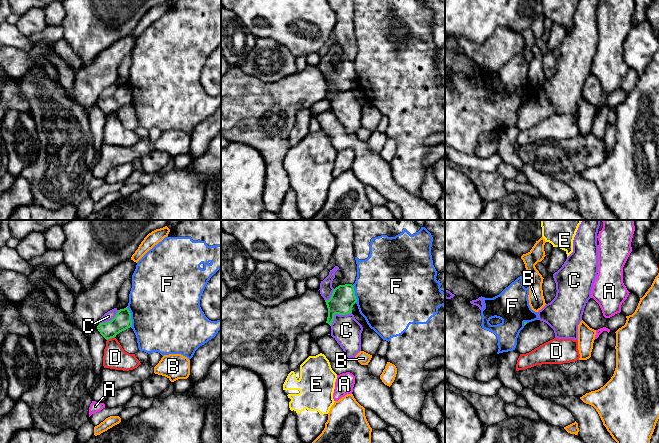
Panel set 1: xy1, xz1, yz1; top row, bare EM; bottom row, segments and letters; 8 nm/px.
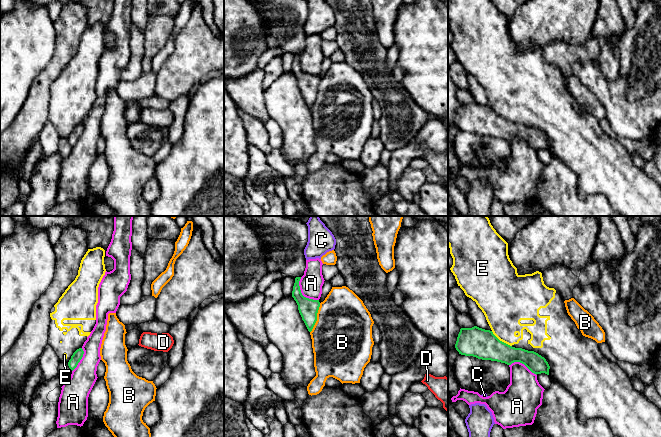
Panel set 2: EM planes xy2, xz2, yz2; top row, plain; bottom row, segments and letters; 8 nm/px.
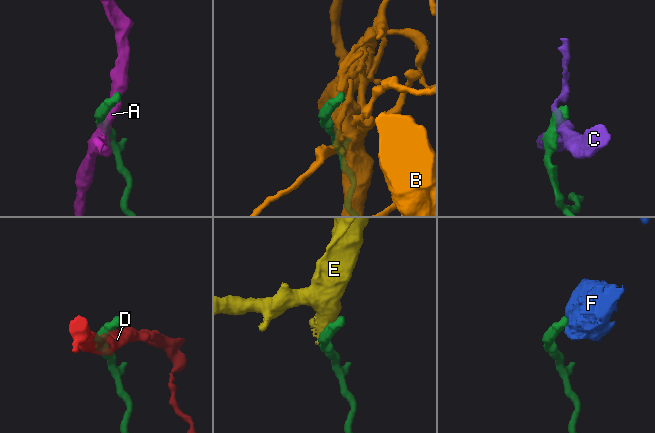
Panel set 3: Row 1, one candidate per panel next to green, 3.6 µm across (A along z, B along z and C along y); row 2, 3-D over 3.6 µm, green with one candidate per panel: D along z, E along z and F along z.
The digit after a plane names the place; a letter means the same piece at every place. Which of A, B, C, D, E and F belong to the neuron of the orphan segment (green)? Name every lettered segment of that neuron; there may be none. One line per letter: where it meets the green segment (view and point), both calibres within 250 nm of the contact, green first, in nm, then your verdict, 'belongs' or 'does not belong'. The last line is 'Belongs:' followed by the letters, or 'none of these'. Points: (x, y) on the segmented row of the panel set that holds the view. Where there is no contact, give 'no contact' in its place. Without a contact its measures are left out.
A: xz2 (301, 294) | 160/180 nm | does not belong
B: xz2 (316, 318) | 160/480 nm | does not belong
C: xz1 (337, 313) | 200/240 nm | does not belong
D: xy1 (110, 338) | 140/180 nm | does not belong
E: yz2 (501, 341) | 240/320 nm | does not belong
F: xy1 (130, 317) | 140/480 nm | does not belong
Belongs: none of these

